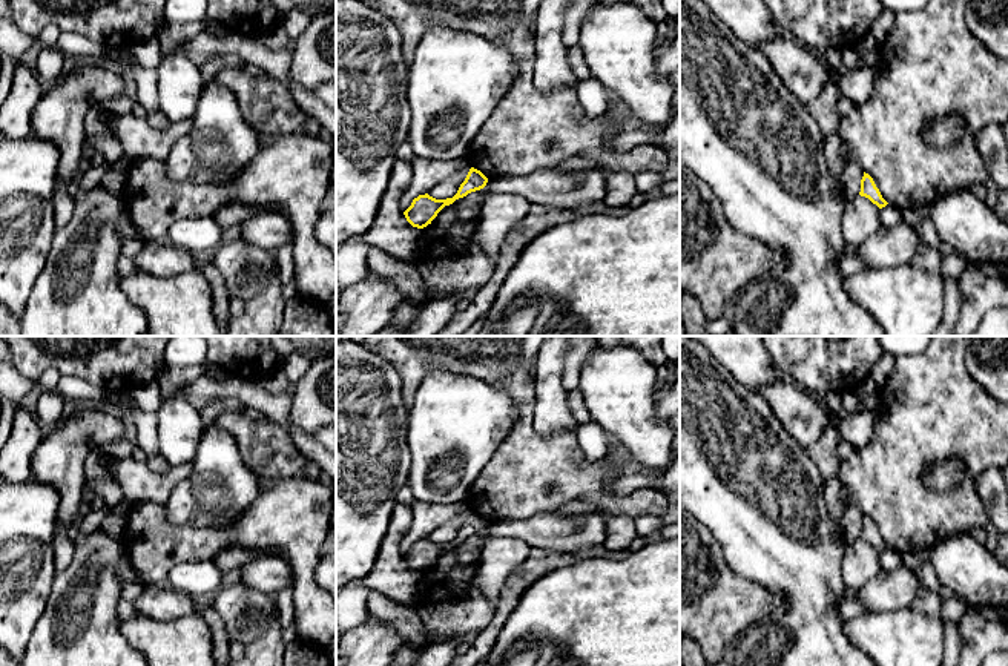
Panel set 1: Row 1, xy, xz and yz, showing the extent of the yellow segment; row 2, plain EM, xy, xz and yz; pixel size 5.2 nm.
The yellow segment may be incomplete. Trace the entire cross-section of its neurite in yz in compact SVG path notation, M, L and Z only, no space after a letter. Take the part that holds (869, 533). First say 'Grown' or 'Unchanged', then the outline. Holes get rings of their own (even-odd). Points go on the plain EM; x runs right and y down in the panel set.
Unchanged. M864 516L864 520L861 523L861 540L868 542L873 548L876 548L879 552L885 551L888 546L882 542L879 532L876 531L873 522Z

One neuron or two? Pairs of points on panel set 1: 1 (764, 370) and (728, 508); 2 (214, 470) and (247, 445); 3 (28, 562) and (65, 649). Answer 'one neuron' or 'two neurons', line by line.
1: two neurons
2: two neurons
3: two neurons

